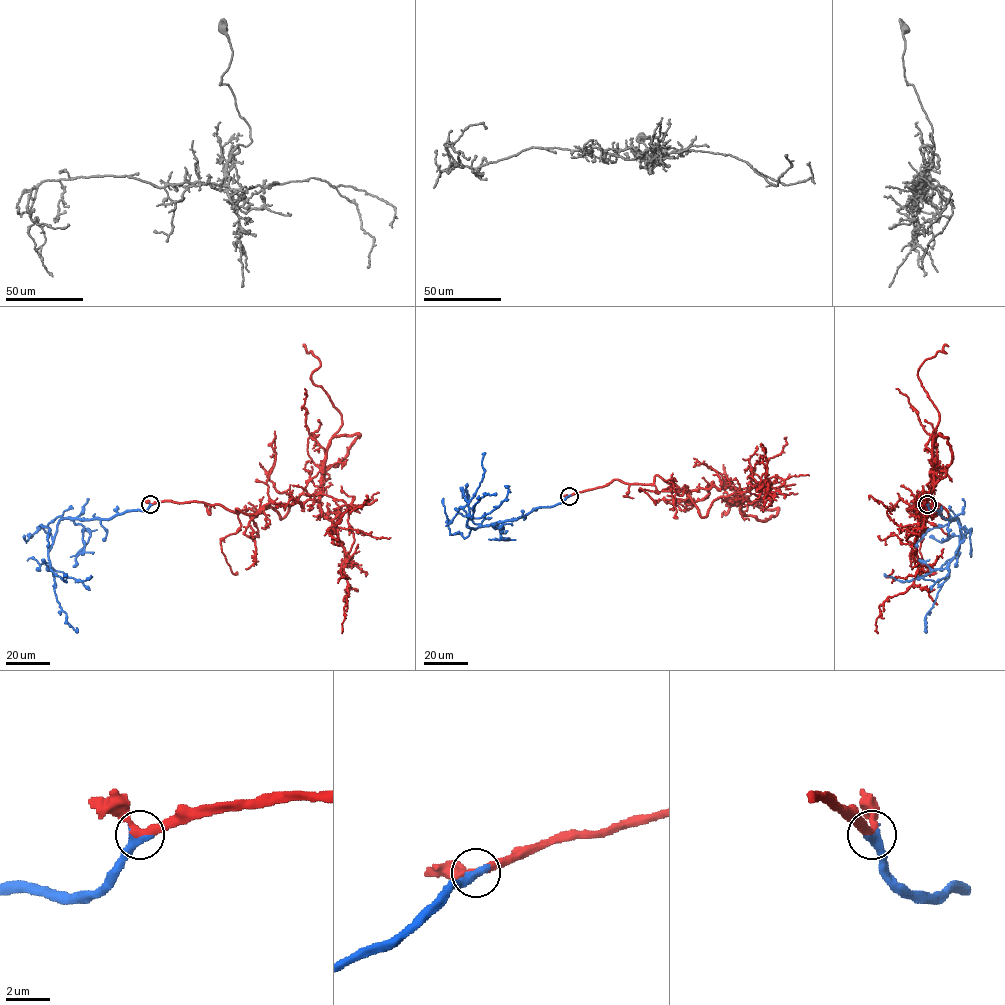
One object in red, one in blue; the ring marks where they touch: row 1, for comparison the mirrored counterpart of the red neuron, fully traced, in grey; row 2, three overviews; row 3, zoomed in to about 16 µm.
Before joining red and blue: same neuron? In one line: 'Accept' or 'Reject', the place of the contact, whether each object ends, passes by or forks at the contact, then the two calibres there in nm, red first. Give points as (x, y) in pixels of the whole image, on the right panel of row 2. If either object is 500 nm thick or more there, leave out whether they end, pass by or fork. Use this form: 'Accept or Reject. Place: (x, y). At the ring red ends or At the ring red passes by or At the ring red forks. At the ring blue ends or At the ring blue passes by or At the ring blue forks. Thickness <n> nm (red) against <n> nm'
Accept. Place: (927, 504). Thickness 320 nm (red) against 550 nm

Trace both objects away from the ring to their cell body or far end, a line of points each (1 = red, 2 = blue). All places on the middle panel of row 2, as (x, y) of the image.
1: (569, 496), (658, 475), (682, 490), (734, 487), (760, 507), (730, 486), (739, 492), (721, 516)
2: (569, 496), (514, 519), (470, 528), (466, 524), (472, 507), (484, 494), (495, 494)

